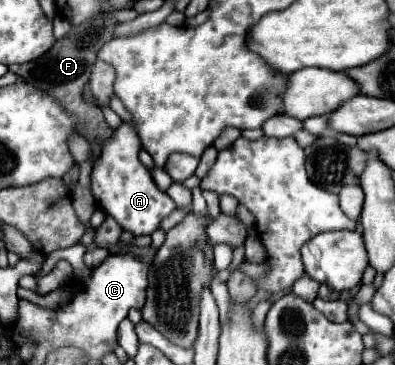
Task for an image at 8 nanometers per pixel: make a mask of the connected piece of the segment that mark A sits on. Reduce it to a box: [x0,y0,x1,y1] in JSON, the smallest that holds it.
[90,124,176,236]

